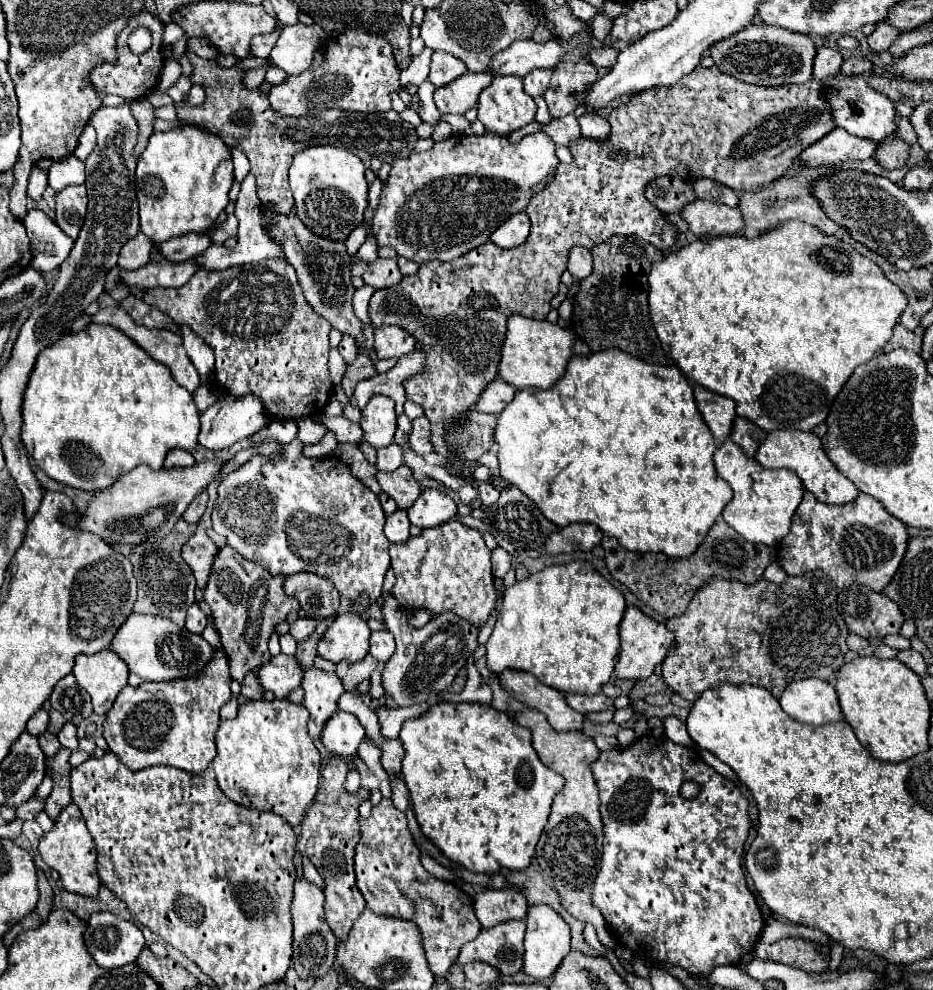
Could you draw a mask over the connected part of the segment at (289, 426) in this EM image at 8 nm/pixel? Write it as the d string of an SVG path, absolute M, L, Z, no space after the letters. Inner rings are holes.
M282 419L282 421L272 421L272 423L268 425L268 429L258 431L258 433L254 435L254 439L260 439L260 437L264 437L264 435L270 435L270 437L282 441L282 443L290 443L290 441L296 437L296 433L298 433L296 421L292 421L292 419L286 419L286 421L284 421L284 419Z

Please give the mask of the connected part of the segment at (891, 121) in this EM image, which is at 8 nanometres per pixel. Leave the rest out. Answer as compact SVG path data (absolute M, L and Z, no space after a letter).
M838 73L838 75L826 77L822 83L824 83L824 89L820 99L828 103L830 115L836 127L844 127L852 135L872 139L872 141L882 141L896 131L896 115L894 115L892 101L886 95L872 89L866 77Z

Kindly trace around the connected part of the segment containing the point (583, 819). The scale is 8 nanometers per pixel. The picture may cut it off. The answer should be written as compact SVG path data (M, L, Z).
M524 709L514 715L514 721L520 725L526 725L532 731L532 745L538 751L540 761L560 773L566 779L566 785L562 793L556 797L556 803L552 805L550 821L544 827L544 833L540 835L540 841L536 845L536 859L542 871L548 875L556 891L560 893L562 905L580 921L588 921L596 927L596 933L601 943L614 950L616 941L608 931L608 925L598 911L598 907L592 905L592 891L594 891L594 879L600 871L600 859L602 859L602 817L600 817L600 799L596 781L590 771L590 761L598 757L596 743L584 735L582 731L556 731L546 721L546 715L534 709Z

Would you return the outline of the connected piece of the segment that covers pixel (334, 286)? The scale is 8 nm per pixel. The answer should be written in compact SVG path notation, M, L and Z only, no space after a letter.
M274 213L272 223L264 229L266 235L280 245L280 249L286 255L286 261L296 269L298 283L310 307L320 317L324 317L332 325L332 329L338 329L342 335L354 337L356 345L364 349L366 337L362 333L362 321L356 317L352 309L352 295L356 287L352 285L352 263L350 263L352 257L348 255L346 245L342 241L330 241L314 235L294 213L290 215Z

